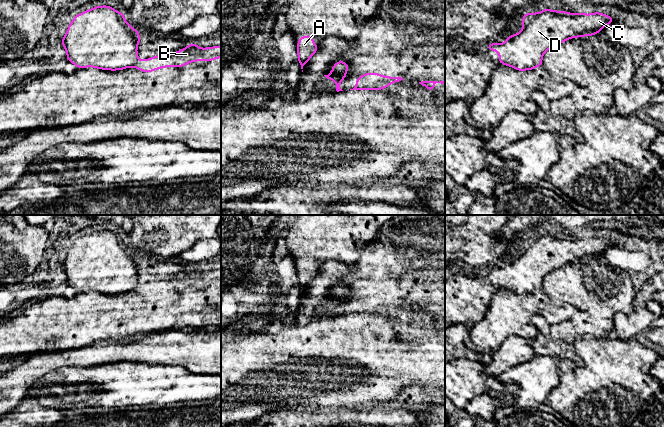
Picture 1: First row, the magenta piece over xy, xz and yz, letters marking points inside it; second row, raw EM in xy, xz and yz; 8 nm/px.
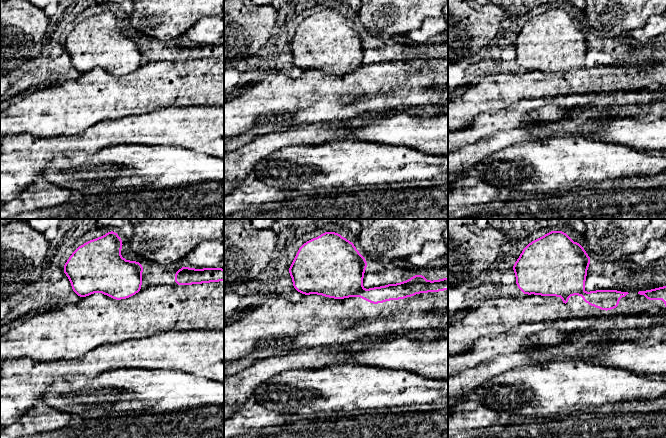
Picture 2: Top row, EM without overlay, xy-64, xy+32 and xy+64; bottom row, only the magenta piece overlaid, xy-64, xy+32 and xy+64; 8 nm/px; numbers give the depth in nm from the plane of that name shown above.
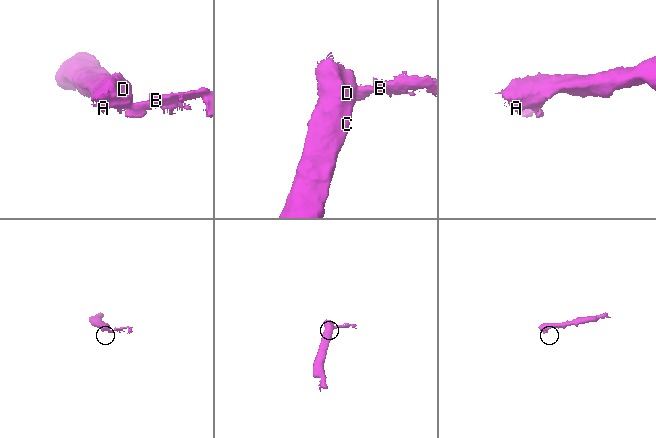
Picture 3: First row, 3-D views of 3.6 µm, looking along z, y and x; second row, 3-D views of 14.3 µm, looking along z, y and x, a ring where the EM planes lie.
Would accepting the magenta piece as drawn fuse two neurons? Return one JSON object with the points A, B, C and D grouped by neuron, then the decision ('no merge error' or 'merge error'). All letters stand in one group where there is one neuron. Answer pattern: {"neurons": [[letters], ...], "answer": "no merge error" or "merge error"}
{"neurons": [["A", "C", "D"], ["B"]], "answer": "merge error"}

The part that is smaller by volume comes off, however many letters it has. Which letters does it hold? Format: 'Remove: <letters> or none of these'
Remove: B

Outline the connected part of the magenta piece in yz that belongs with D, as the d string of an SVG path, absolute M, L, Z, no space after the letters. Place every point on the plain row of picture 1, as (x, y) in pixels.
M549 234L526 237L518 258L509 259L502 268L489 267L490 275L499 276L499 287L518 295L532 294L542 289L543 278L570 262L598 258L614 242L599 237L568 237Z

